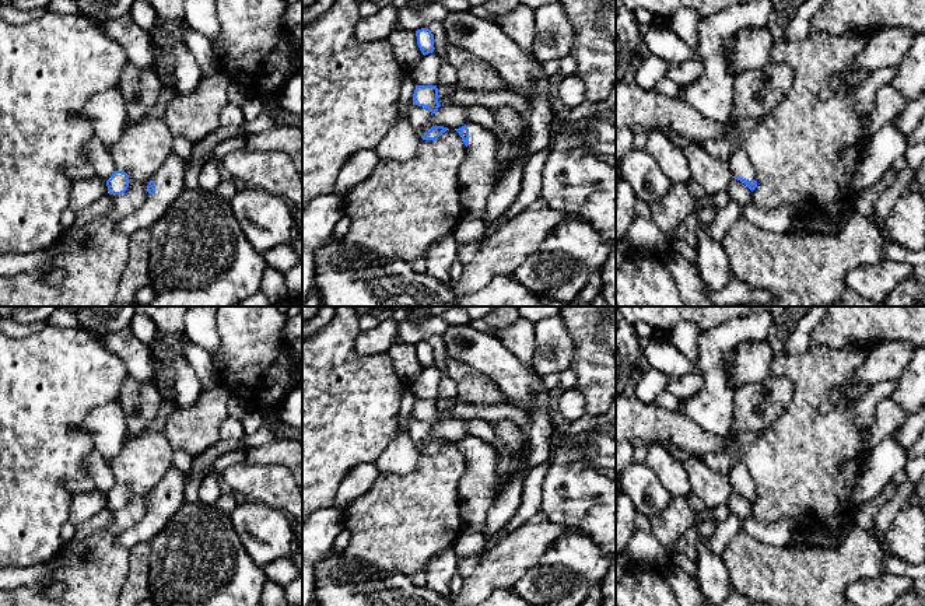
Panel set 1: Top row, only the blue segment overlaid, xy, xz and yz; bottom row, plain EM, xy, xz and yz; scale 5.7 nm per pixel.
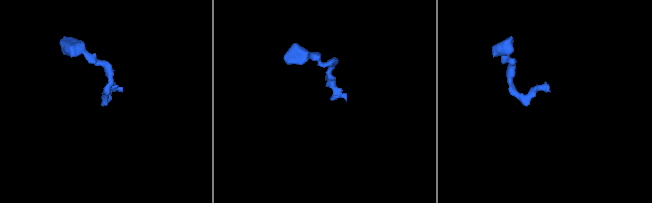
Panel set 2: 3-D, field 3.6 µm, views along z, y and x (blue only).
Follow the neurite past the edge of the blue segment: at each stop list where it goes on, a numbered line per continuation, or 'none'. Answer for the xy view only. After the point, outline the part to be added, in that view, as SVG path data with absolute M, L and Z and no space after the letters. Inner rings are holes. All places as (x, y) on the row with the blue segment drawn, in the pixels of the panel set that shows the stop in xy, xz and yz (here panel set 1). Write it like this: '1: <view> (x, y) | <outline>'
1: xy (168, 179) | M172 153L151 178L155 182L155 193L147 193L140 209L122 217L116 224L118 230L125 235L134 234L141 228L150 230L185 190L183 176L183 160Z

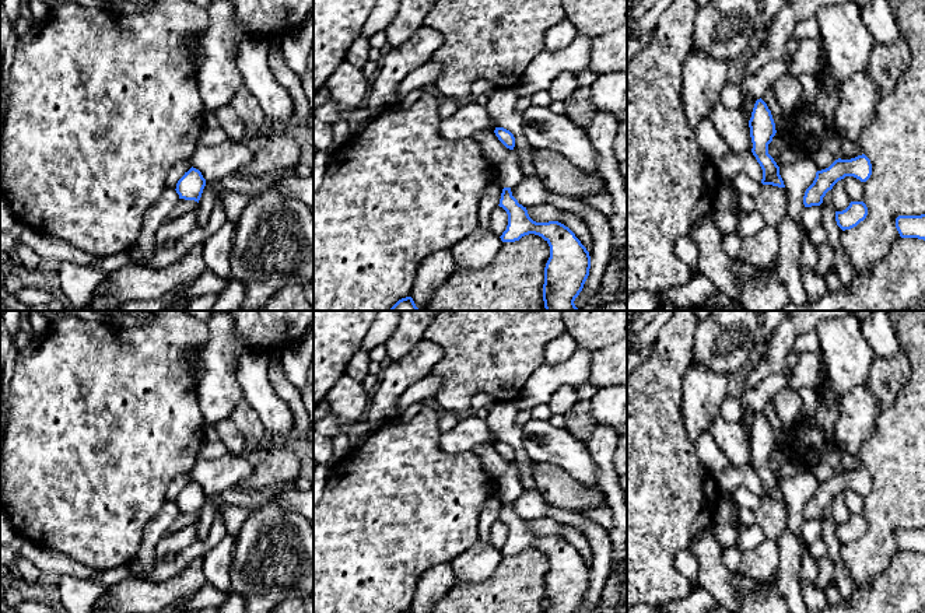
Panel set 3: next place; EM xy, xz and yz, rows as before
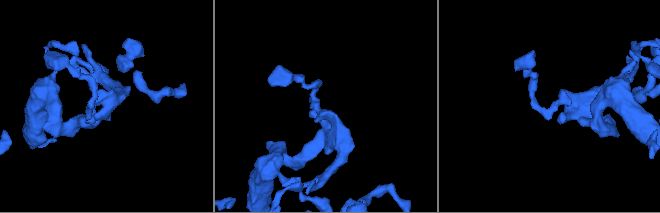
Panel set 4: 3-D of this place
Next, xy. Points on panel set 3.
none

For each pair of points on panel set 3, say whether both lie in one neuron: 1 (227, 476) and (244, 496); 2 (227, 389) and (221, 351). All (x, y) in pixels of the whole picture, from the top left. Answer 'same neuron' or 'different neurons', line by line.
1: different neurons
2: same neuron

